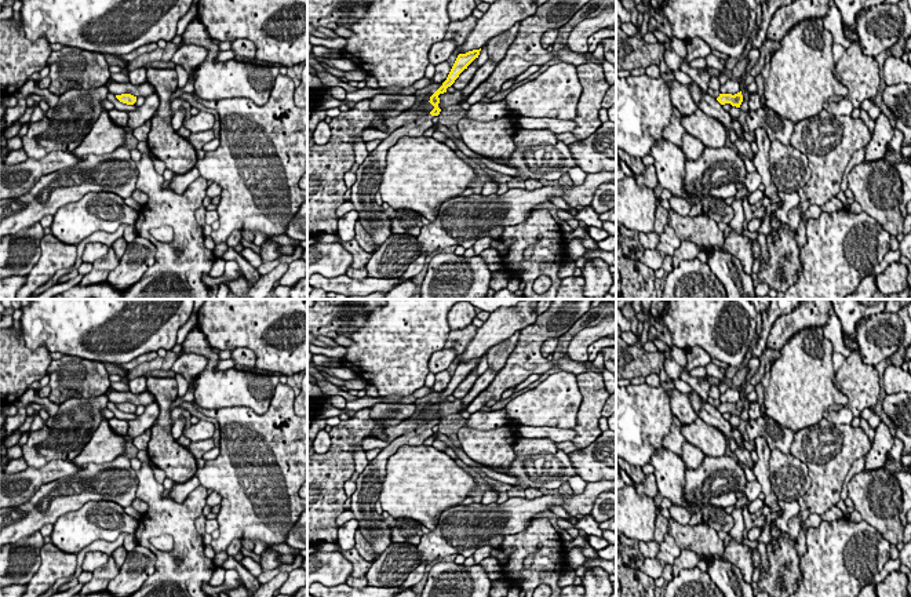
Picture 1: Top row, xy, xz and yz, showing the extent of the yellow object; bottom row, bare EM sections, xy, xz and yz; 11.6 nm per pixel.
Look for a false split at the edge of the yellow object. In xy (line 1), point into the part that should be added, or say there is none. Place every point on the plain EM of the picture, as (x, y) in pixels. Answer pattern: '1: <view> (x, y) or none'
1: none

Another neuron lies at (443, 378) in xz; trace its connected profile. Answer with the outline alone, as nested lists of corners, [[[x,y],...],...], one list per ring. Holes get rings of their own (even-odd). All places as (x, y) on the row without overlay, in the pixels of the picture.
[[[445,370],[445,371],[441,371],[438,374],[436,374],[436,382],[434,382],[434,386],[433,387],[422,387],[422,389],[418,389],[416,392],[412,393],[412,396],[415,398],[422,398],[430,393],[434,393],[434,392],[444,392],[451,381],[451,375],[449,372]]]

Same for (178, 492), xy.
[[[194,476],[186,483],[174,484],[174,487],[170,491],[170,496],[176,502],[183,502],[187,498],[187,495],[200,485],[201,484],[198,478]]]

